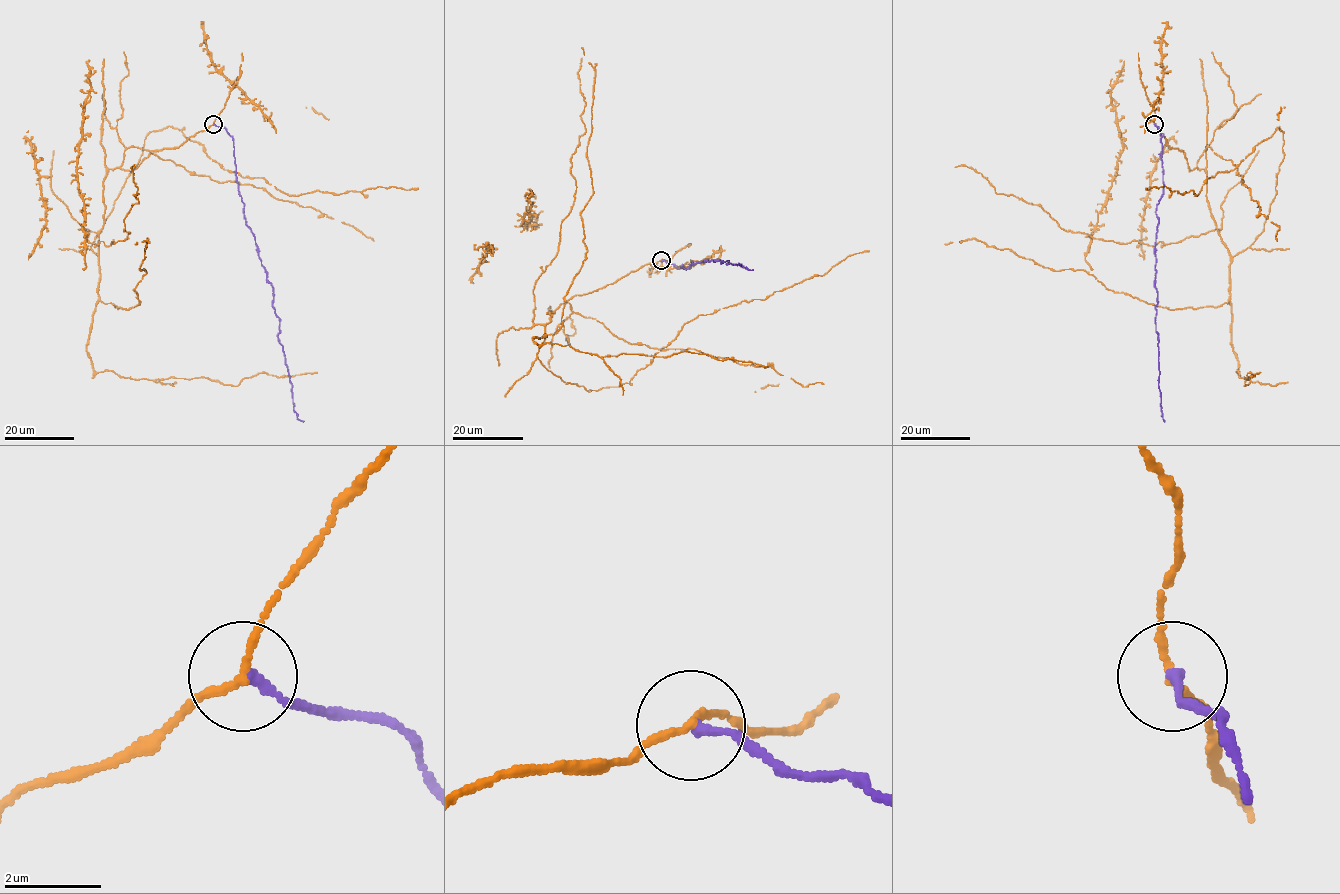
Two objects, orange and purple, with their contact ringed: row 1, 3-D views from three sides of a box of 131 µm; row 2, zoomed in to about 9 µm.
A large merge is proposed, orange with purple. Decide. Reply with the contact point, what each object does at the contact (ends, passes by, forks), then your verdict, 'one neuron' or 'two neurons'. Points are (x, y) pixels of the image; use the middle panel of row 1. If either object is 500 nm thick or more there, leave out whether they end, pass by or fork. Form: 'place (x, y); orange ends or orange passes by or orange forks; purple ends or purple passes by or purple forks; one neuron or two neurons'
place (661, 260); orange passes by; purple ends; two neurons

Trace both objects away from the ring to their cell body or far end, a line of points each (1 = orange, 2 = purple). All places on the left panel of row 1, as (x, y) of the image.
1: (213, 124), (109, 169), (98, 256), (144, 140), (169, 126), (288, 195), (418, 188)
2: (213, 124), (232, 137), (245, 224), (272, 286), (293, 410), (304, 421)

